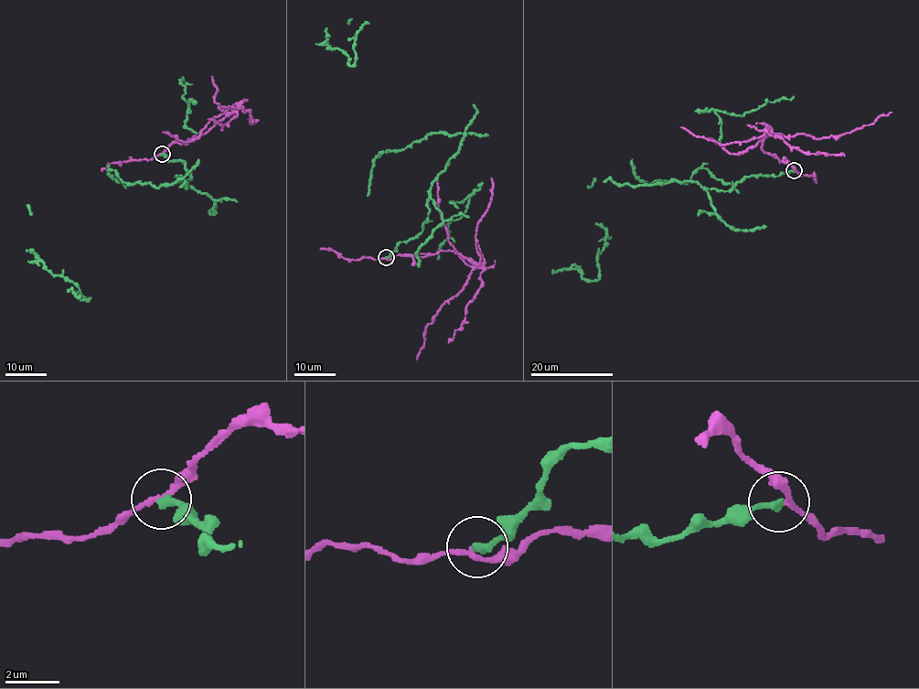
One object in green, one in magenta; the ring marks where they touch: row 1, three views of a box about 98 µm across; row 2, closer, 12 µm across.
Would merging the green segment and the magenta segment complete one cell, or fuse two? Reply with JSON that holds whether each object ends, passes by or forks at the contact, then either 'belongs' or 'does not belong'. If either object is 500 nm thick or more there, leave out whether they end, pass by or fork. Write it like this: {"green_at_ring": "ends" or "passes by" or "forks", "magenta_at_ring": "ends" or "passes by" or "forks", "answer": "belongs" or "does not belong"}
{"green_at_ring": "ends", "magenta_at_ring": "passes by", "answer": "does not belong"}

